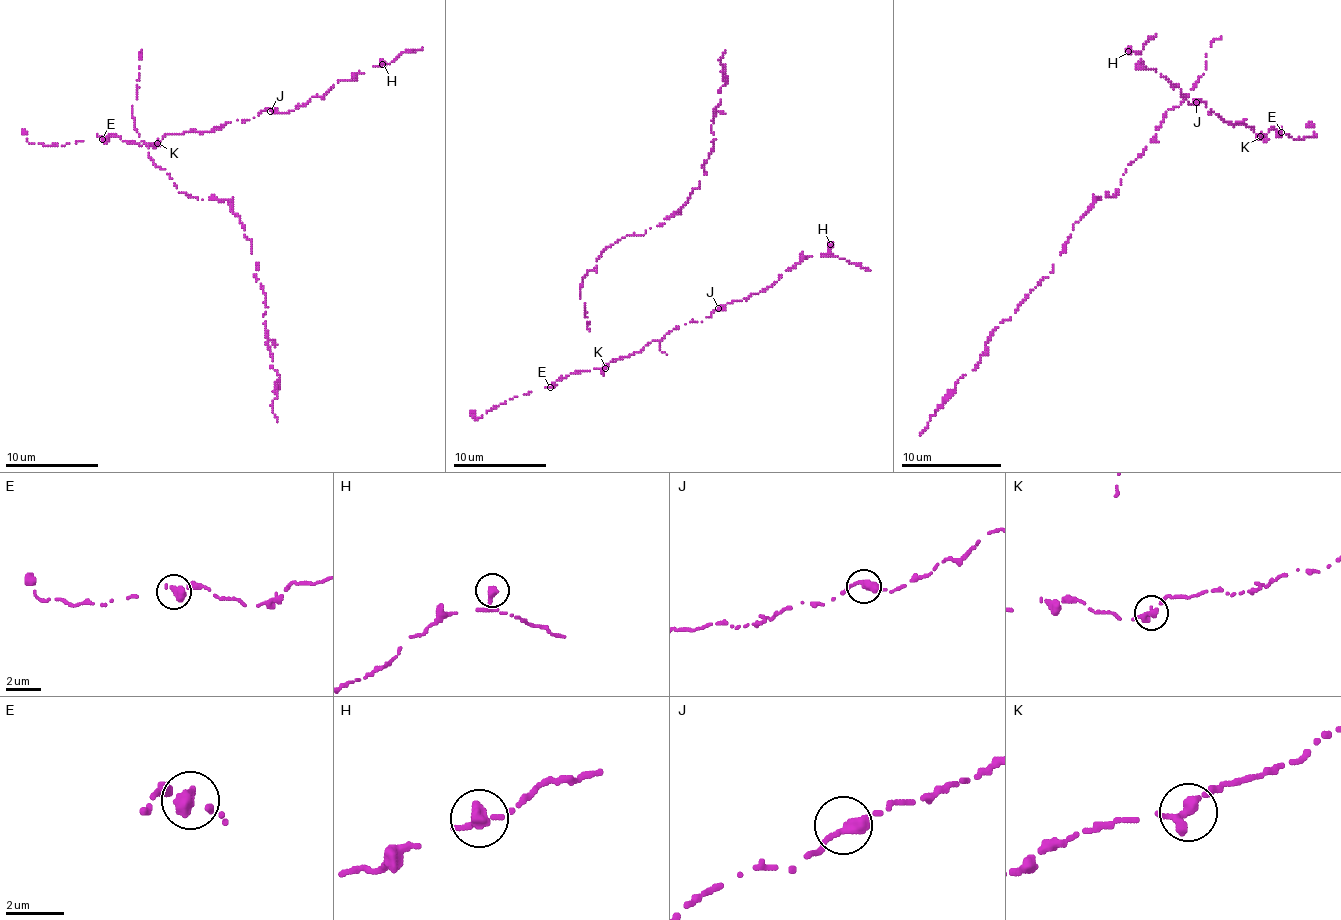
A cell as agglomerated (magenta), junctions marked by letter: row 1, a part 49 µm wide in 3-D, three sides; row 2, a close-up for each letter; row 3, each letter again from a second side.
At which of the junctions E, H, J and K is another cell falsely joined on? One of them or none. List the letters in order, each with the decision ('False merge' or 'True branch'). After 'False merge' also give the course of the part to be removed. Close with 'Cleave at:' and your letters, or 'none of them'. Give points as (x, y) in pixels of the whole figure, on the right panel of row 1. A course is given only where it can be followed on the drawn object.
E: True branch
H: True branch
J: True branch
K: True branch
Cleave at: none of them

